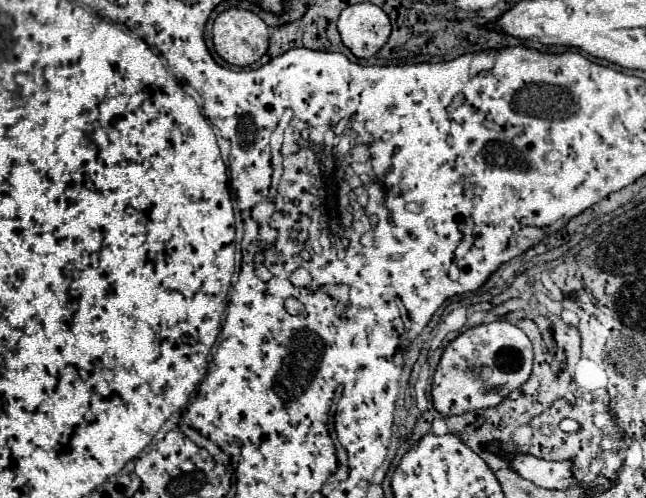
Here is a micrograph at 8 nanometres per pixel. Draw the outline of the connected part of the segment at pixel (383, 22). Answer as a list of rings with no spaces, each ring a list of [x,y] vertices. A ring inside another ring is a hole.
[[[352,4],[342,10],[338,32],[354,56],[372,58],[390,36],[390,20],[374,4]]]

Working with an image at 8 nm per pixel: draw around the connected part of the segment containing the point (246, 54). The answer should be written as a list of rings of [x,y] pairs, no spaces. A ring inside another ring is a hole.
[[[226,8],[212,26],[216,52],[234,66],[250,66],[268,50],[270,30],[264,20],[242,8]]]

